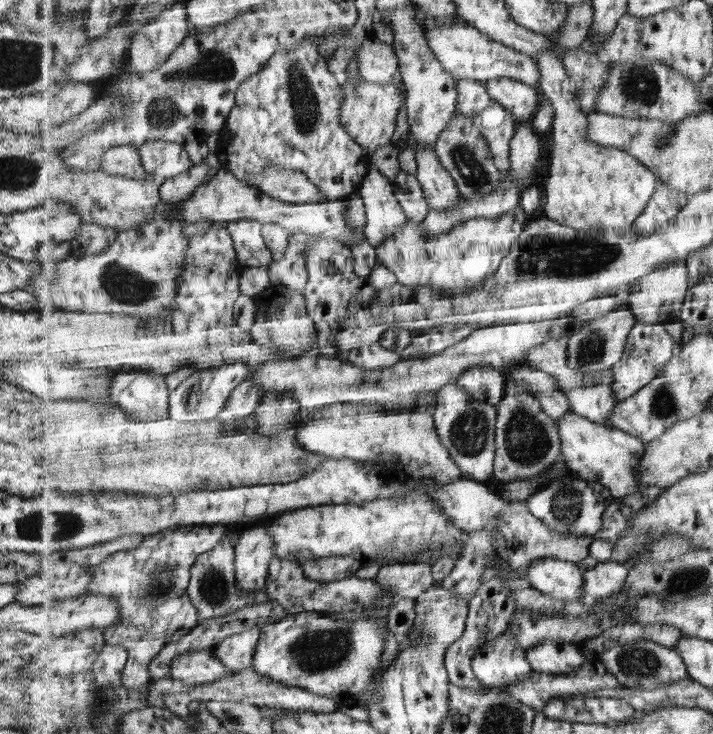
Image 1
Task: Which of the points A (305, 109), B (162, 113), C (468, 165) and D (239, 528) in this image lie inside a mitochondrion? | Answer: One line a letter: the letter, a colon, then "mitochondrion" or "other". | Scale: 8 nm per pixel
A: mitochondrion
B: mitochondrion
C: mitochondrion
D: other

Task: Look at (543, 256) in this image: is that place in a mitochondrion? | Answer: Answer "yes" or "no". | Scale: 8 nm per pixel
yes

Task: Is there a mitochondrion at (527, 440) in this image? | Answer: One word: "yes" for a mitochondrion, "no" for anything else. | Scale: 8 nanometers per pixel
yes

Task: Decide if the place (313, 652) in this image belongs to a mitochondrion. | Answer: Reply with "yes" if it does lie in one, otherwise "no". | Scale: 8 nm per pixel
yes

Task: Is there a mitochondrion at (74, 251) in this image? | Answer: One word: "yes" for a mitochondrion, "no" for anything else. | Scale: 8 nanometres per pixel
no

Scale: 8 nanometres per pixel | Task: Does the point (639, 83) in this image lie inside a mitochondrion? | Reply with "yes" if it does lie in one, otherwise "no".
yes

